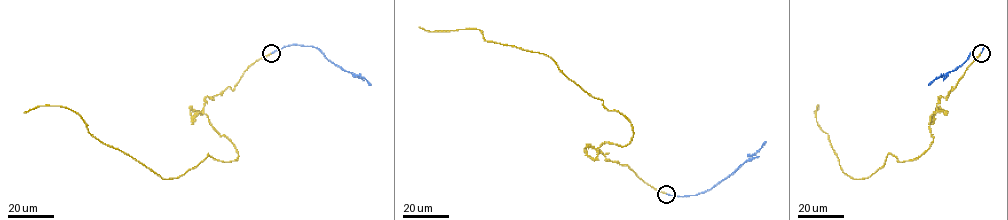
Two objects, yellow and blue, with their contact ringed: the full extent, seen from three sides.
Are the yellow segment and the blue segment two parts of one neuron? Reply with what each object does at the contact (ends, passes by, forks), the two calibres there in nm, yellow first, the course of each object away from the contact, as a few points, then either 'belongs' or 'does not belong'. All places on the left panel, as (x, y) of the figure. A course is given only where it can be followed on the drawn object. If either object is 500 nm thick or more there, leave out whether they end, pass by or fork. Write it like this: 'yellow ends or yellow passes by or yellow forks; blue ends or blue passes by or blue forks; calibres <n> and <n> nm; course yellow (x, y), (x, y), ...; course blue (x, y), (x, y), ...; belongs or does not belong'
yellow ends; blue ends; calibres 260 and 200 nm; course yellow (271, 53), (234, 89), (204, 98), (238, 157), (208, 153), (177, 177), (101, 142), (67, 108), (23, 112); course blue (271, 53), (294, 44), (315, 47), (328, 59), (363, 77), (370, 85); does not belong

